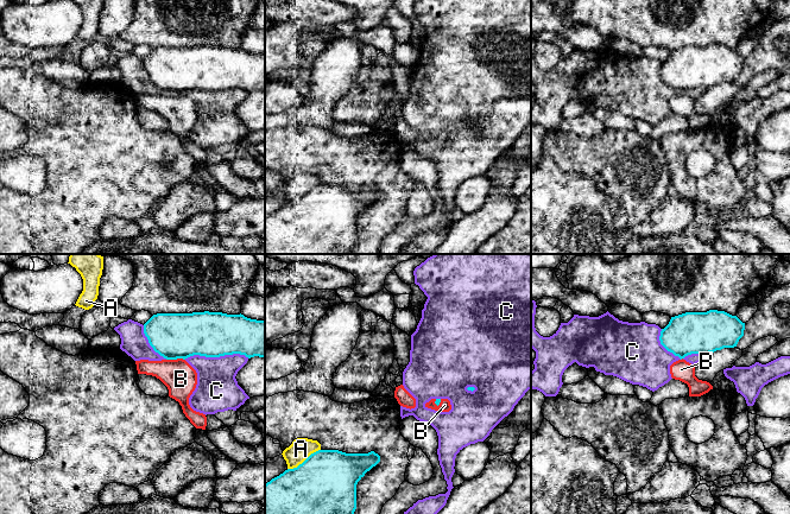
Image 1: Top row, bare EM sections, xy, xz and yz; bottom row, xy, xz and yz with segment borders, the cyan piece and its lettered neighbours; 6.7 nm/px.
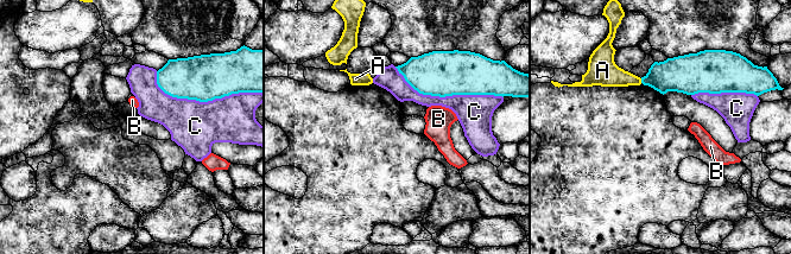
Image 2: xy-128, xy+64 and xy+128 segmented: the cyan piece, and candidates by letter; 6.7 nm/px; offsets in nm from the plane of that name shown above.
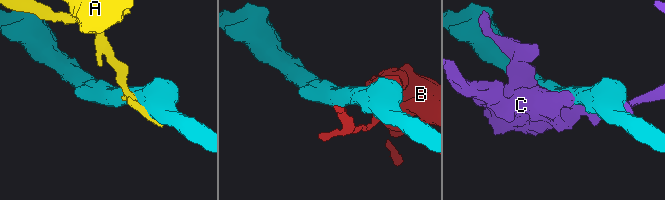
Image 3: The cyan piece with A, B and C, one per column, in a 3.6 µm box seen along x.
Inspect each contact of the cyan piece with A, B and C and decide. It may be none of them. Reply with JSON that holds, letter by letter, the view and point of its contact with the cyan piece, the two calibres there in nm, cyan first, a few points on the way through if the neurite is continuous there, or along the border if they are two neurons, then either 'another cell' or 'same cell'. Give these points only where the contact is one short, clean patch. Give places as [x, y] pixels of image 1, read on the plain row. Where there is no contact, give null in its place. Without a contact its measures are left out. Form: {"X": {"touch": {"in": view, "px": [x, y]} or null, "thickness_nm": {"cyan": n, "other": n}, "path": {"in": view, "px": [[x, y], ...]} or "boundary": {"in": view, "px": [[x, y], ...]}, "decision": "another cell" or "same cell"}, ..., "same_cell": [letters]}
{"A": {"touch": {"in": "xz", "px": [304, 195]}, "thickness_nm": {"cyan": 480, "other": 150}, "decision": "another cell"}, "B": {"touch": {"in": "xy", "px": [175, 93]}, "thickness_nm": {"cyan": 300, "other": 220}, "decision": "another cell"}, "C": {"touch": {"in": "xy", "px": [216, 90]}, "thickness_nm": {"cyan": 300, "other": 280}, "decision": "another cell"}, "same_cell": []}

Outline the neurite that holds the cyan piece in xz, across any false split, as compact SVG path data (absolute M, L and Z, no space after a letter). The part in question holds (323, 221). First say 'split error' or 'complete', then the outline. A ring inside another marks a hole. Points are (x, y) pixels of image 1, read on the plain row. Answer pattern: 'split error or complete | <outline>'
complete | M318 184L297 202L287 203L265 218L265 254L353 254L356 218L380 196L374 185L346 188Z

